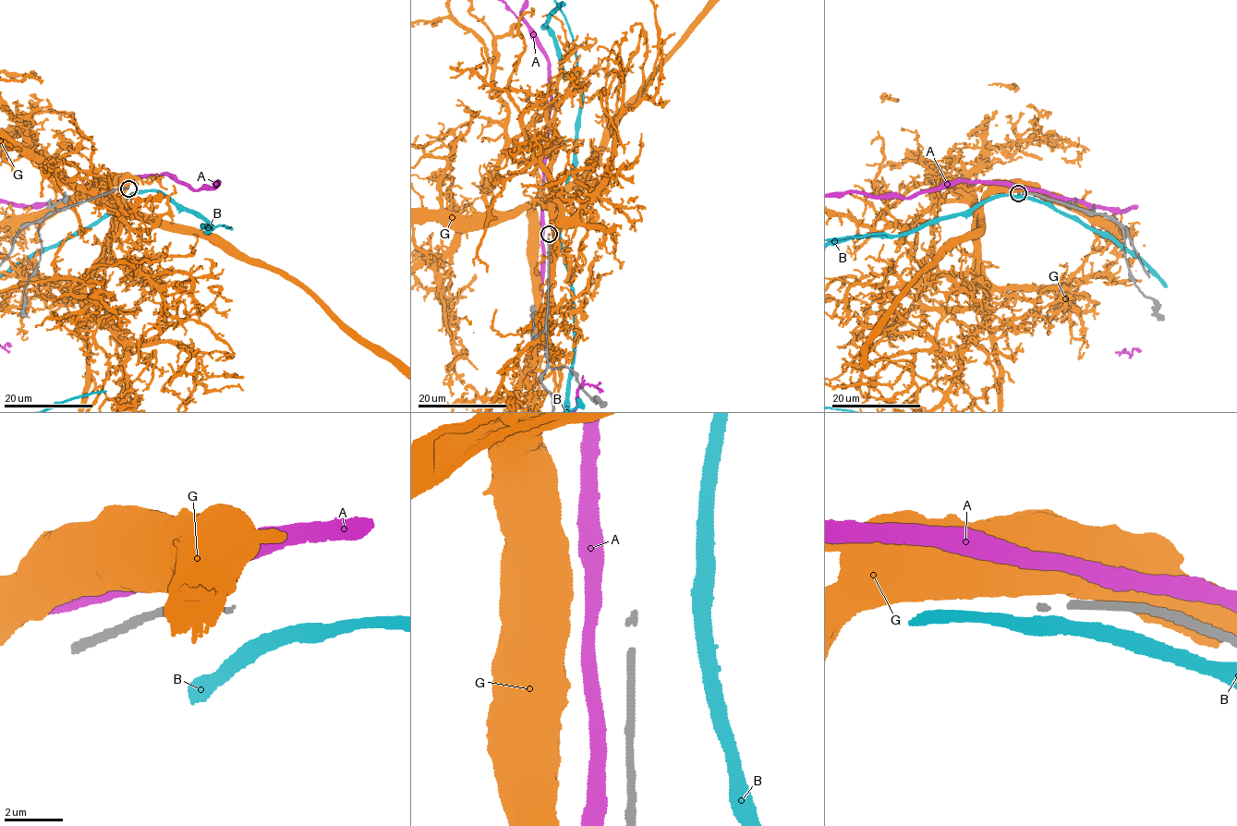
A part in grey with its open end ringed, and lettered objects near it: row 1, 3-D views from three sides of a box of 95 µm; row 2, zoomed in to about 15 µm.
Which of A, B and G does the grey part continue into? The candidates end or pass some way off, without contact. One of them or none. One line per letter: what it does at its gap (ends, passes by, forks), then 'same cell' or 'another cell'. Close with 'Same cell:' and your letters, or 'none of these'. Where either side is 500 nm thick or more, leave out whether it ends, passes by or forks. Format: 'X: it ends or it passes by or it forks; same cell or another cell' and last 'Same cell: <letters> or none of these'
A: it passes by; another cell
B: it passes by; another cell
G: another cell
Same cell: none of these

